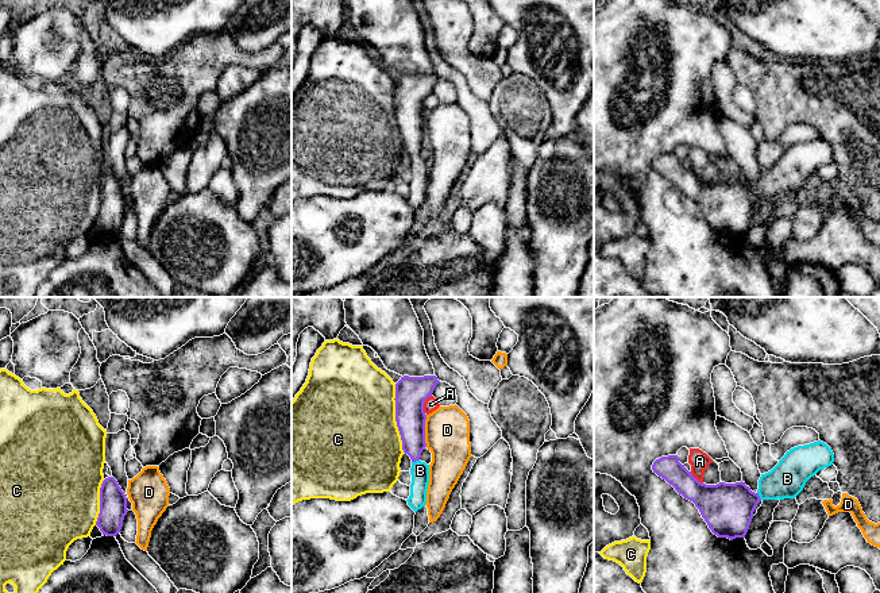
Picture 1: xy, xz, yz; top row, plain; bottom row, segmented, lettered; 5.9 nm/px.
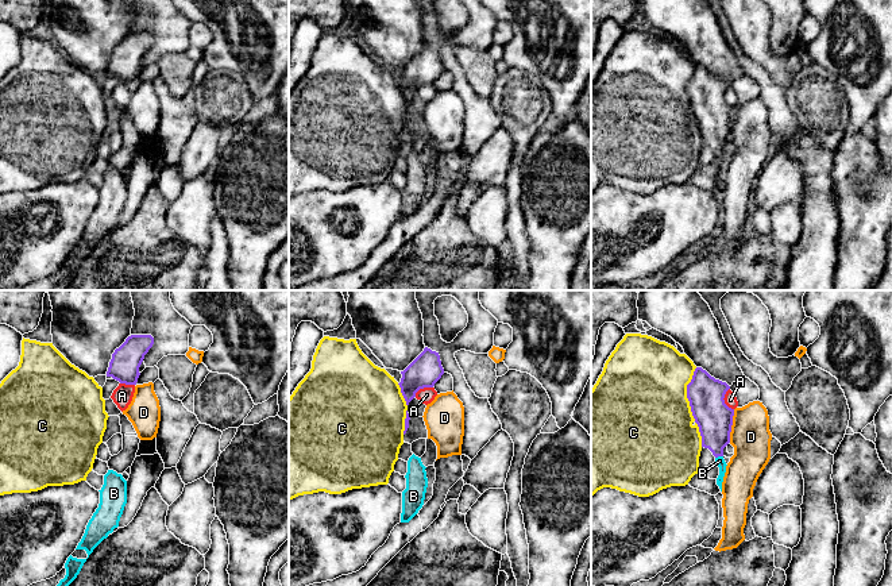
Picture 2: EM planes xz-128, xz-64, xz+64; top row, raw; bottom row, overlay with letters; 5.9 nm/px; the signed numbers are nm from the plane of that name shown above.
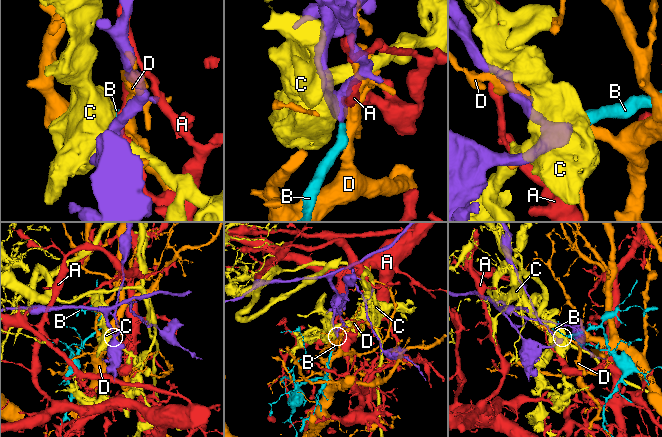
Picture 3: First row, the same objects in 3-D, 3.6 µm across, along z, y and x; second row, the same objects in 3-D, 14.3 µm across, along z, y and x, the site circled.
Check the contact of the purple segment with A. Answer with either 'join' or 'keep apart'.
keep apart

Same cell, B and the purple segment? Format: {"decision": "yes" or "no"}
{"decision": "yes"}

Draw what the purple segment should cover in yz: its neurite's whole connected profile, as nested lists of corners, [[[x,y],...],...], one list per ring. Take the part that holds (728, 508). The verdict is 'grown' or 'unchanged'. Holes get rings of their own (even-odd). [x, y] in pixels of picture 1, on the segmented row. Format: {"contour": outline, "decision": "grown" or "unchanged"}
{"contour": [[[821,440],[794,447],[771,471],[761,474],[756,493],[742,481],[702,484],[679,462],[678,455],[656,459],[652,470],[695,504],[714,535],[733,540],[745,538],[761,500],[795,498],[811,477],[833,462],[831,448]]], "decision": "grown"}

